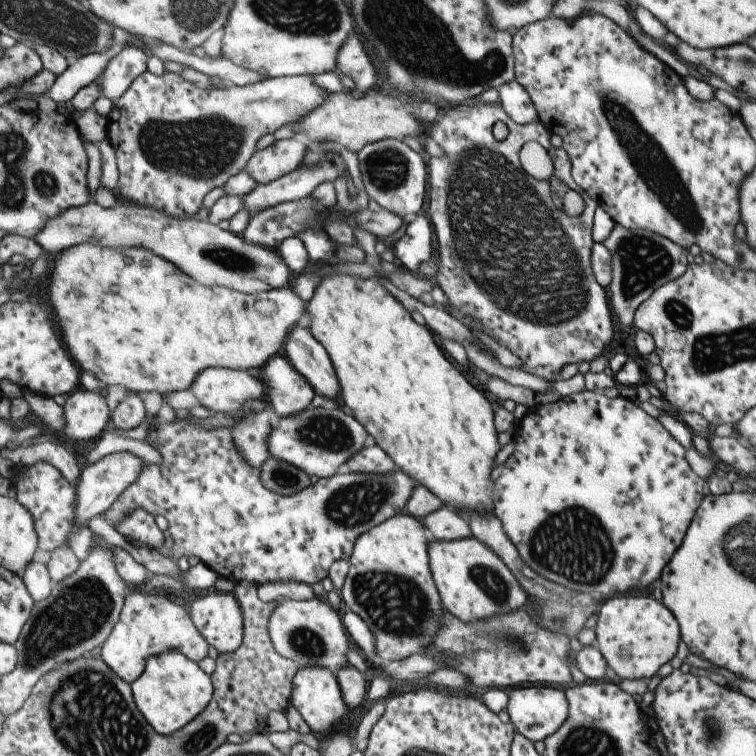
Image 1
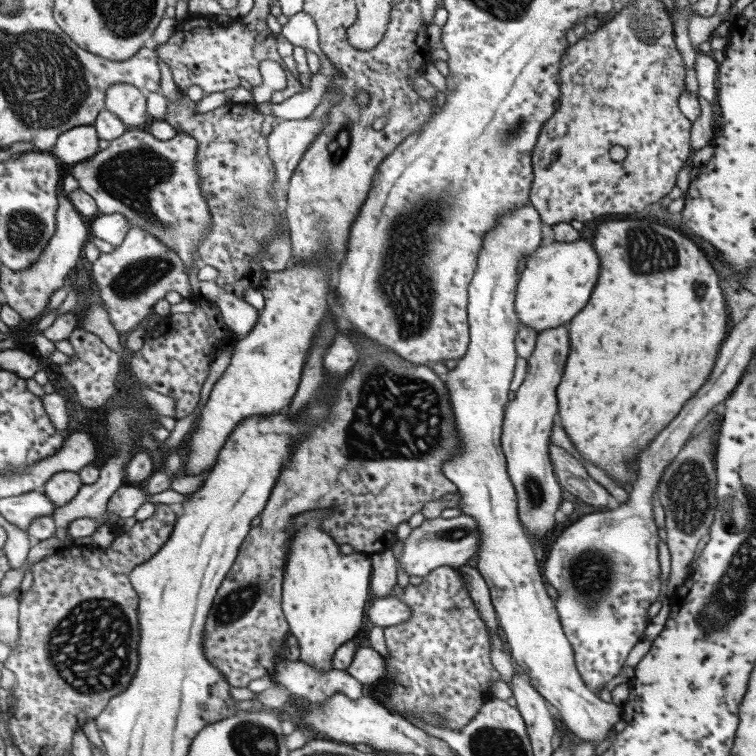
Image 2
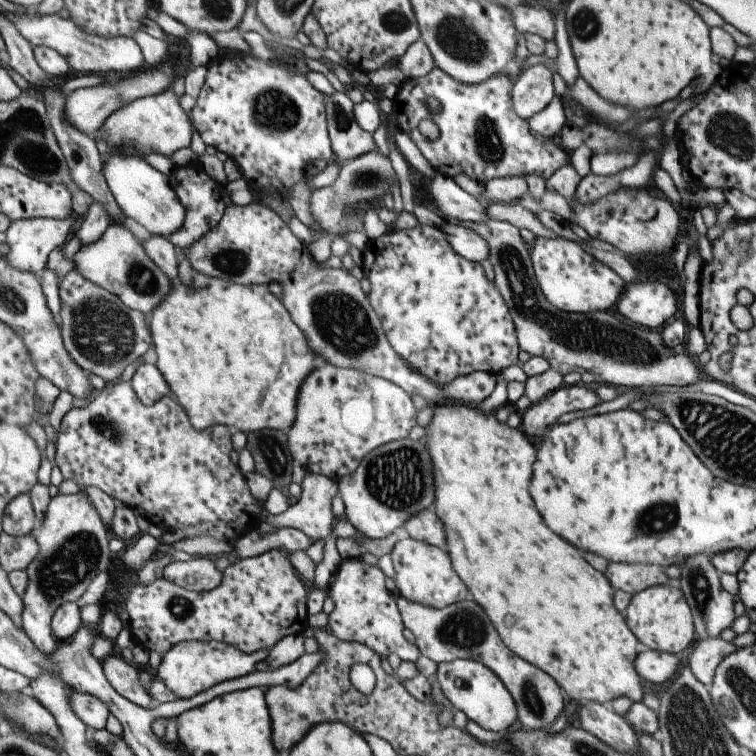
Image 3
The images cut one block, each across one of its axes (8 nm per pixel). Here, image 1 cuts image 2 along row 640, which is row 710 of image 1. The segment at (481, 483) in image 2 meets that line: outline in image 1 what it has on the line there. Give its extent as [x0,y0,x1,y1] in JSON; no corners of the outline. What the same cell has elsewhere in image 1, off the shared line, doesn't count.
[505,686,567,743]

